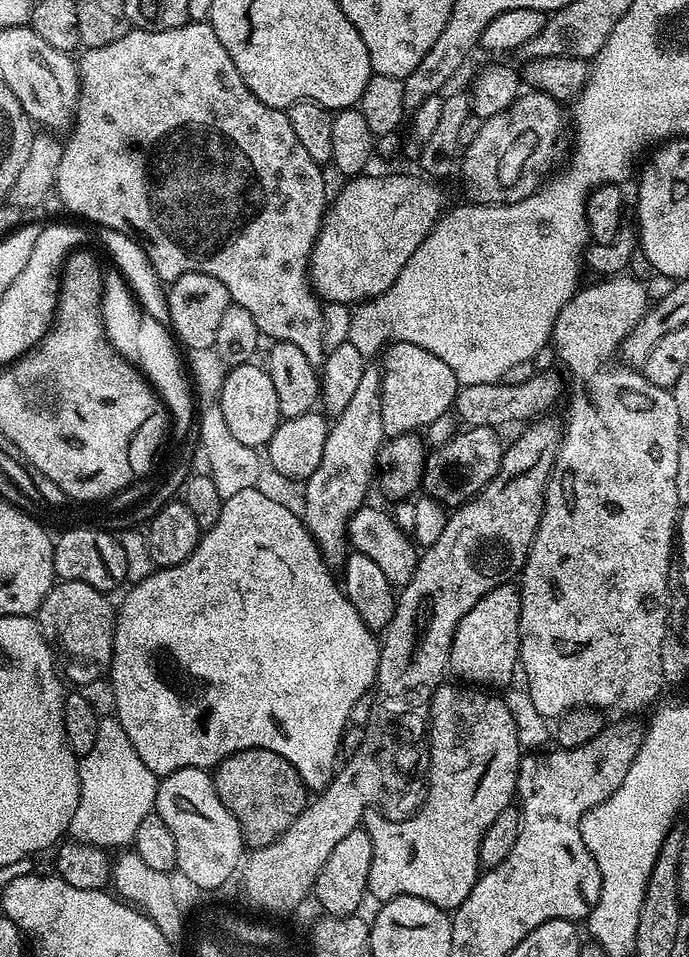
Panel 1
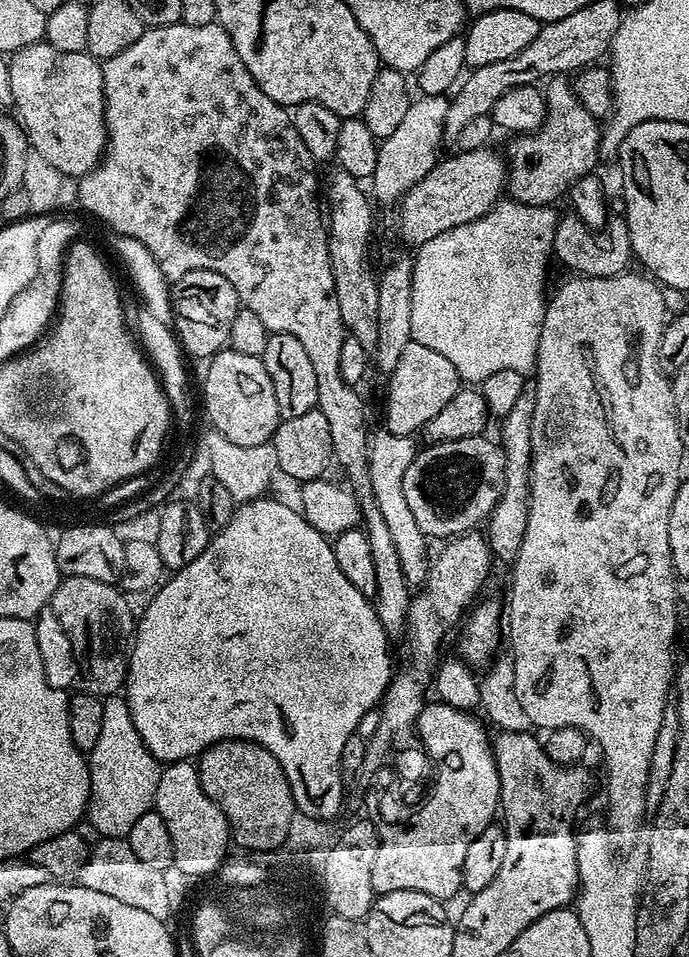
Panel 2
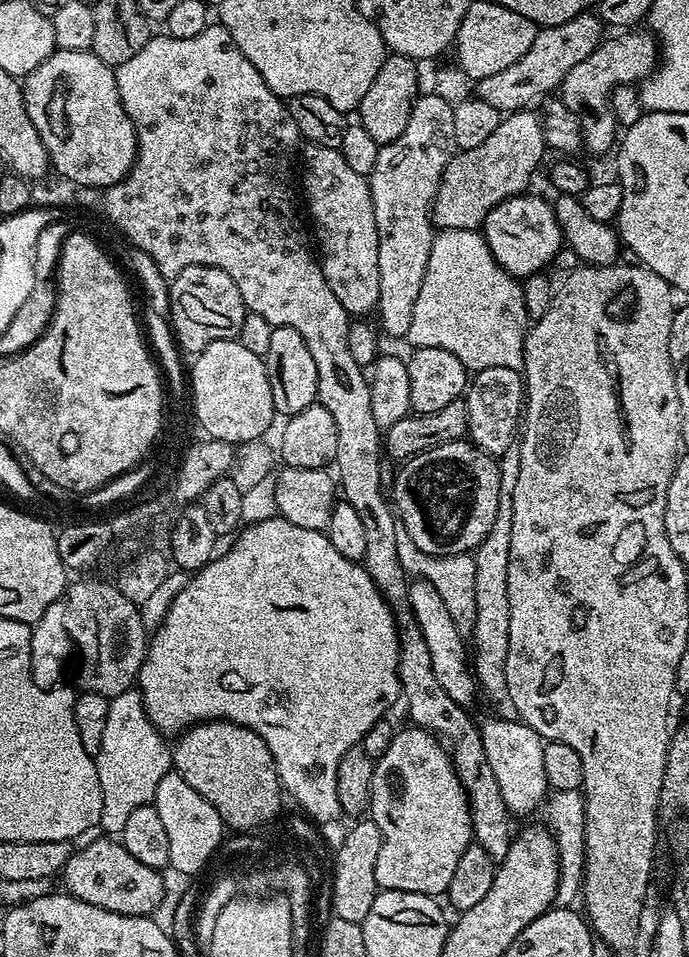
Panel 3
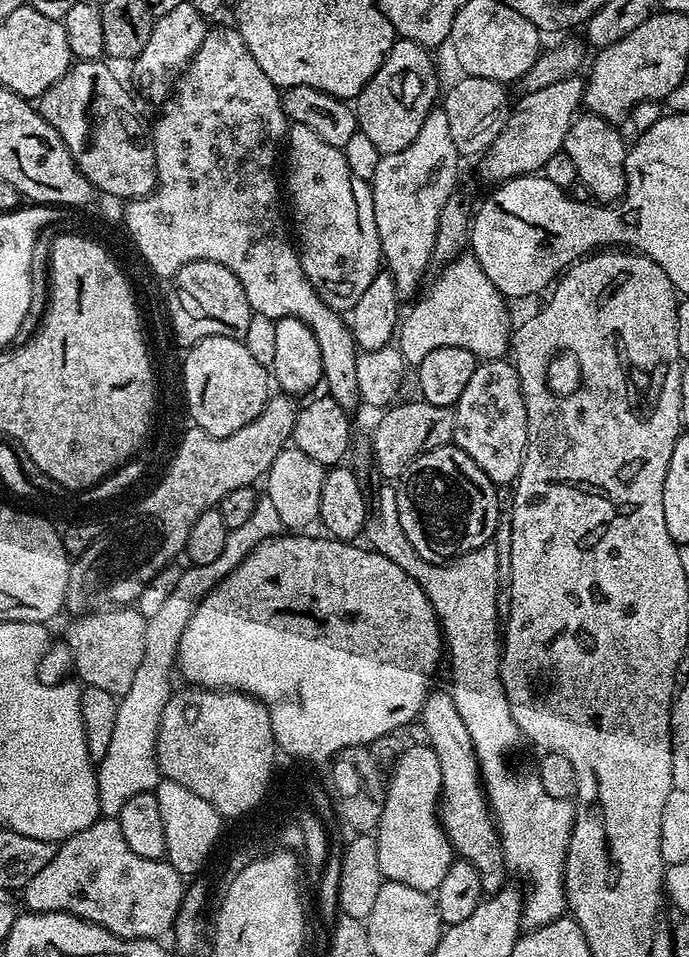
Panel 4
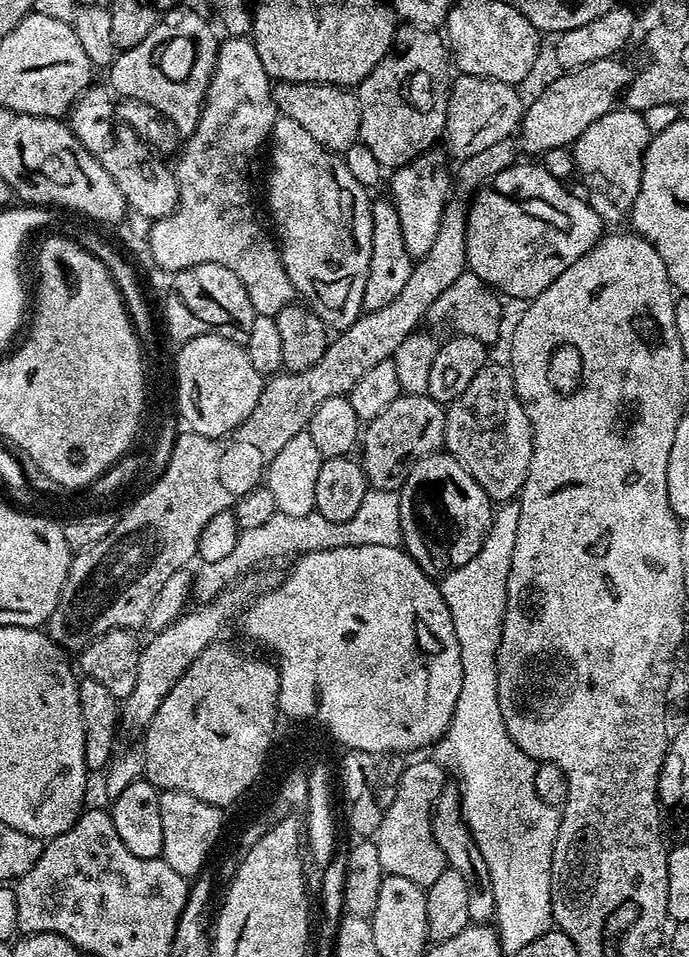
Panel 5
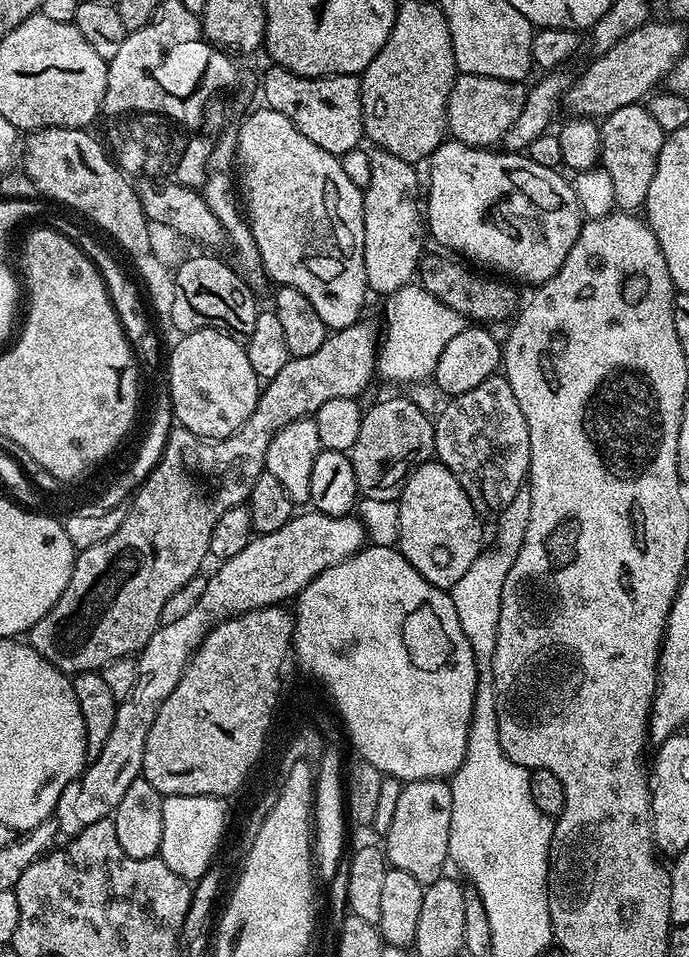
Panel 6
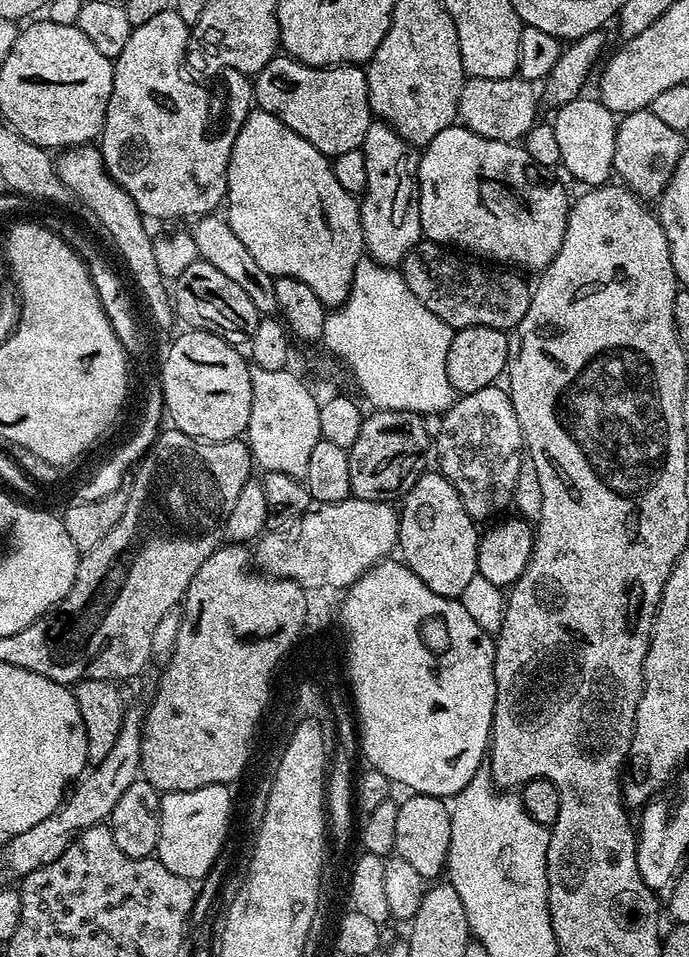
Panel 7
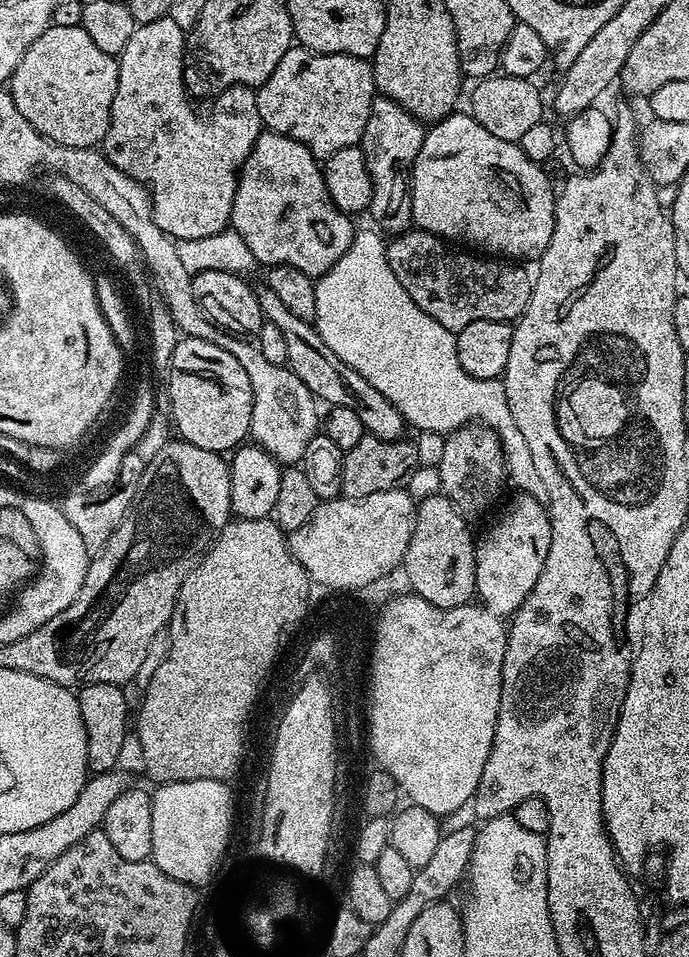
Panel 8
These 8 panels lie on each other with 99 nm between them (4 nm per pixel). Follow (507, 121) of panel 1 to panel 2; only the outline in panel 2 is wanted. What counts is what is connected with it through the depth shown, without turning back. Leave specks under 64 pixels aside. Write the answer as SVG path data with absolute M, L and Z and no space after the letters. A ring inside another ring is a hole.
M552 78L547 81L548 88L543 89L546 101L546 115L544 123L540 128L527 134L515 137L516 153L512 161L506 164L506 192L518 204L531 204L533 206L548 206L565 195L578 178L589 175L596 164L596 159L602 156L600 150L600 137L602 135L601 121L580 101L576 95L576 89L571 83L568 84L564 78Z

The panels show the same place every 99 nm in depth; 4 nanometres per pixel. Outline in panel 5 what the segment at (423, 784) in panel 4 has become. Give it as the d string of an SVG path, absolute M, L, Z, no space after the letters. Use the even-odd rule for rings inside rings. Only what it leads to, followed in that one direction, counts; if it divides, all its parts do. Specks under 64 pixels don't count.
M416 760L407 765L401 782L391 793L392 801L383 809L381 824L374 835L378 862L390 876L401 876L427 889L444 873L446 861L432 833L432 809L446 783L444 768L432 760Z

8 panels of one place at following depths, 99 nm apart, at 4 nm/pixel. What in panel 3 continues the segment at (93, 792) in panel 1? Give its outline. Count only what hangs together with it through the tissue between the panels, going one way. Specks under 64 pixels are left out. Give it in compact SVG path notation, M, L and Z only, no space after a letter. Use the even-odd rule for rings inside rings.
M129 690L109 699L102 746L94 758L98 782L102 786L99 827L108 831L105 833L120 833L138 806L155 801L158 782L162 782L162 778L173 771L172 748L164 740L167 739L150 722L139 691Z

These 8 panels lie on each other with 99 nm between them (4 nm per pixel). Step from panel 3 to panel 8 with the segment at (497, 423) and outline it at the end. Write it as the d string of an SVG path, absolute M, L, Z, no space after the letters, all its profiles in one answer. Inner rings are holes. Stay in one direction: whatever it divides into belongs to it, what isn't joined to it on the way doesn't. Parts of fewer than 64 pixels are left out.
M473 422L447 433L444 449L440 452L440 484L443 495L463 512L465 517L480 516L500 496L504 484L506 488L506 469L504 467L504 448L500 445L498 434L483 423Z

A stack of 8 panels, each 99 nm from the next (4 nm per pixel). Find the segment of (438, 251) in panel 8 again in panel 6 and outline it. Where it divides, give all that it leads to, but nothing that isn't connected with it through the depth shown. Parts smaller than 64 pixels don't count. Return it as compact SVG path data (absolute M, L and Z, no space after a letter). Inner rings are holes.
M425 255L420 261L418 269L418 284L424 288L438 302L450 306L455 312L460 312L469 321L488 322L484 320L504 320L508 315L511 317L517 311L516 292L511 288L511 283L491 275L479 276L471 267L465 266L459 259L448 256ZM449 256L449 257L448 257ZM456 259L456 260L451 260ZM460 264L461 265L460 265ZM468 267L468 268L463 268ZM496 279L496 280L491 280ZM501 280L501 281L500 281ZM508 283L508 284L503 284ZM513 311L513 312L512 312ZM512 312L512 313L511 313Z

